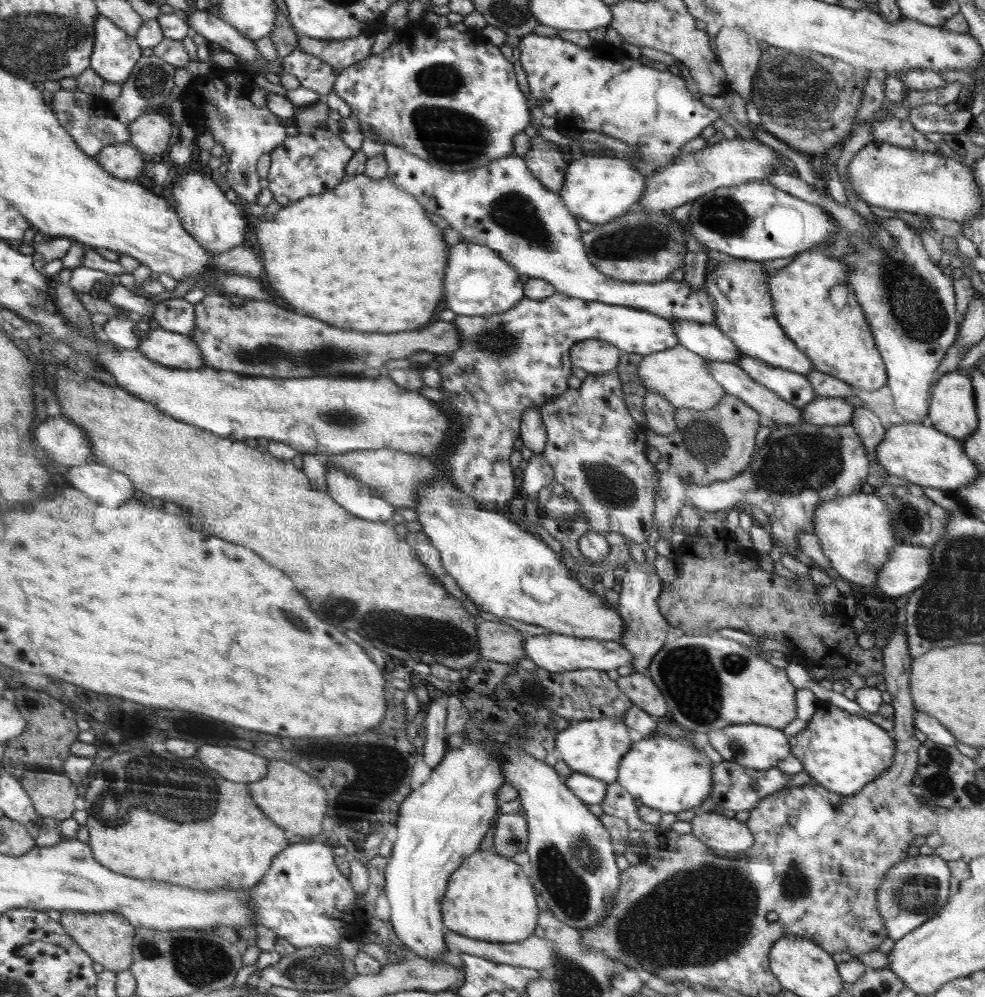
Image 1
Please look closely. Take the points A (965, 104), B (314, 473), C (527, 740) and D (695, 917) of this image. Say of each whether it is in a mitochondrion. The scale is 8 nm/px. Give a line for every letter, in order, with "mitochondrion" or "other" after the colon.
A: other
B: other
C: other
D: mitochondrion

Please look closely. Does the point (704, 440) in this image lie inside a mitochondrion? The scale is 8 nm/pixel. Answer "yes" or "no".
yes

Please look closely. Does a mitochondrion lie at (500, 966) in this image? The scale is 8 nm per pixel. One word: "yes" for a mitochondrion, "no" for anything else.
no

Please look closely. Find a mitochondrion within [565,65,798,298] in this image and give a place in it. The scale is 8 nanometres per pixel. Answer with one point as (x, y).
(644, 238)

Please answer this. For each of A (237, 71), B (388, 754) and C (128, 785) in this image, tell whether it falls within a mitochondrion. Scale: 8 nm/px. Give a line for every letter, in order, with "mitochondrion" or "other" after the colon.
A: other
B: mitochondrion
C: mitochondrion

